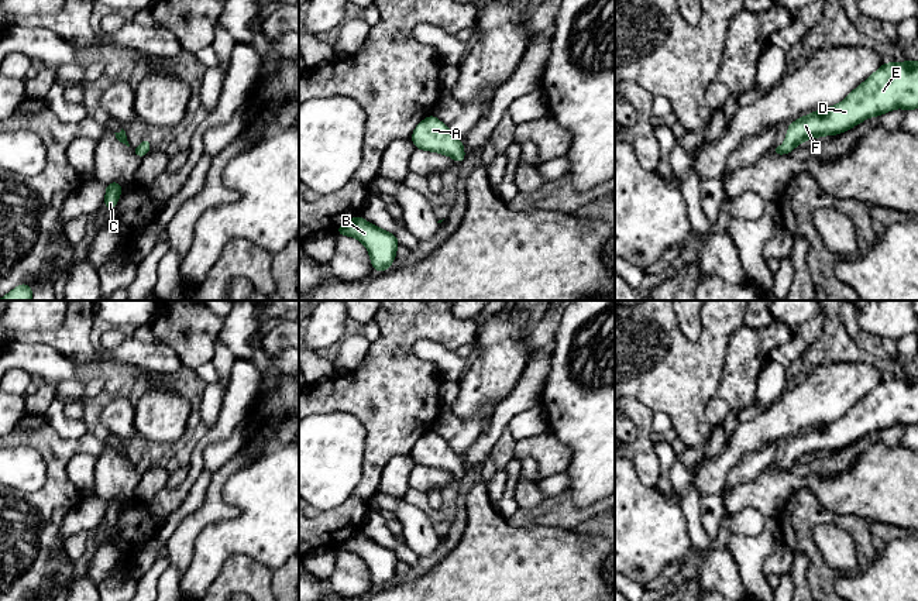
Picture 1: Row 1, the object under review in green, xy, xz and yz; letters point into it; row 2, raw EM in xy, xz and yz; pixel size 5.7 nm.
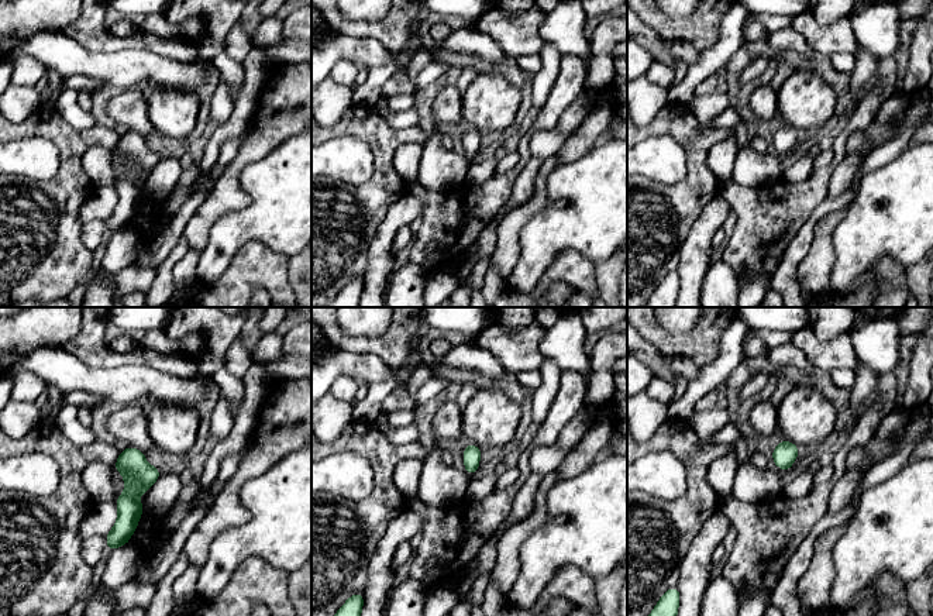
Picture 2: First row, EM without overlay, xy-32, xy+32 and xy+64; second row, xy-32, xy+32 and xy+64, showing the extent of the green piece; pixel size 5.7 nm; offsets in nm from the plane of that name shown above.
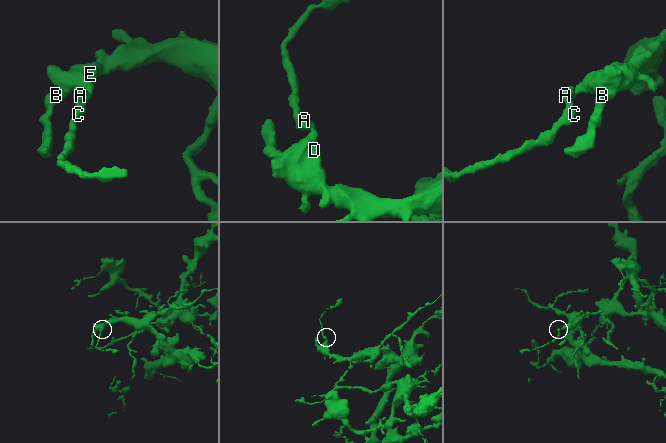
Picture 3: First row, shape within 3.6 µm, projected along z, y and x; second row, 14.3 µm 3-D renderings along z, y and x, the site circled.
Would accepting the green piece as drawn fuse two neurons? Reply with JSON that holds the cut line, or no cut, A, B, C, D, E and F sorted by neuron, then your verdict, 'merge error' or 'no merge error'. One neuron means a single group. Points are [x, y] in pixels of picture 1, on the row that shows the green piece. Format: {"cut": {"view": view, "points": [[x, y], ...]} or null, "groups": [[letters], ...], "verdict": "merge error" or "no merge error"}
{"cut": null, "groups": [["A", "B", "C", "D", "E", "F"]], "verdict": "no merge error"}

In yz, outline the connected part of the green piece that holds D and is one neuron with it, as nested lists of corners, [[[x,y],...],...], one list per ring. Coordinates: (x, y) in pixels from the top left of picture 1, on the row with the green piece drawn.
[[[917,61],[883,63],[843,102],[790,123],[784,144],[771,151],[774,155],[790,154],[805,140],[840,134],[898,107],[905,111],[918,109]]]

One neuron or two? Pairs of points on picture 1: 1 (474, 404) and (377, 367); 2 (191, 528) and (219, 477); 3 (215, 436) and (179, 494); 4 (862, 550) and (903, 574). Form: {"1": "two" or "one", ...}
{"1": "two", "2": "one", "3": "one", "4": "two"}

